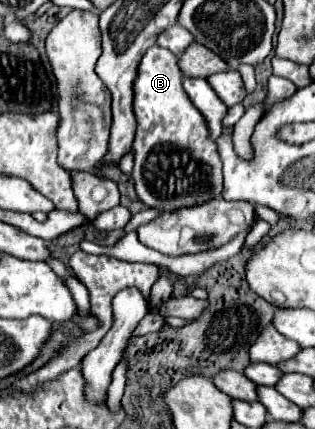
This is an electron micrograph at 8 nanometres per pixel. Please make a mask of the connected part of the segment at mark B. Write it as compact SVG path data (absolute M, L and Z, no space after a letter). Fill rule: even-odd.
M150 48L142 58L138 68L138 80L134 82L134 112L138 120L136 138L134 138L134 170L132 180L136 186L136 194L142 204L154 210L180 210L188 206L198 206L208 200L220 198L222 184L222 160L216 150L216 142L210 138L210 130L206 128L206 120L200 110L190 102L182 88L182 70L178 68L178 58L166 48Z

